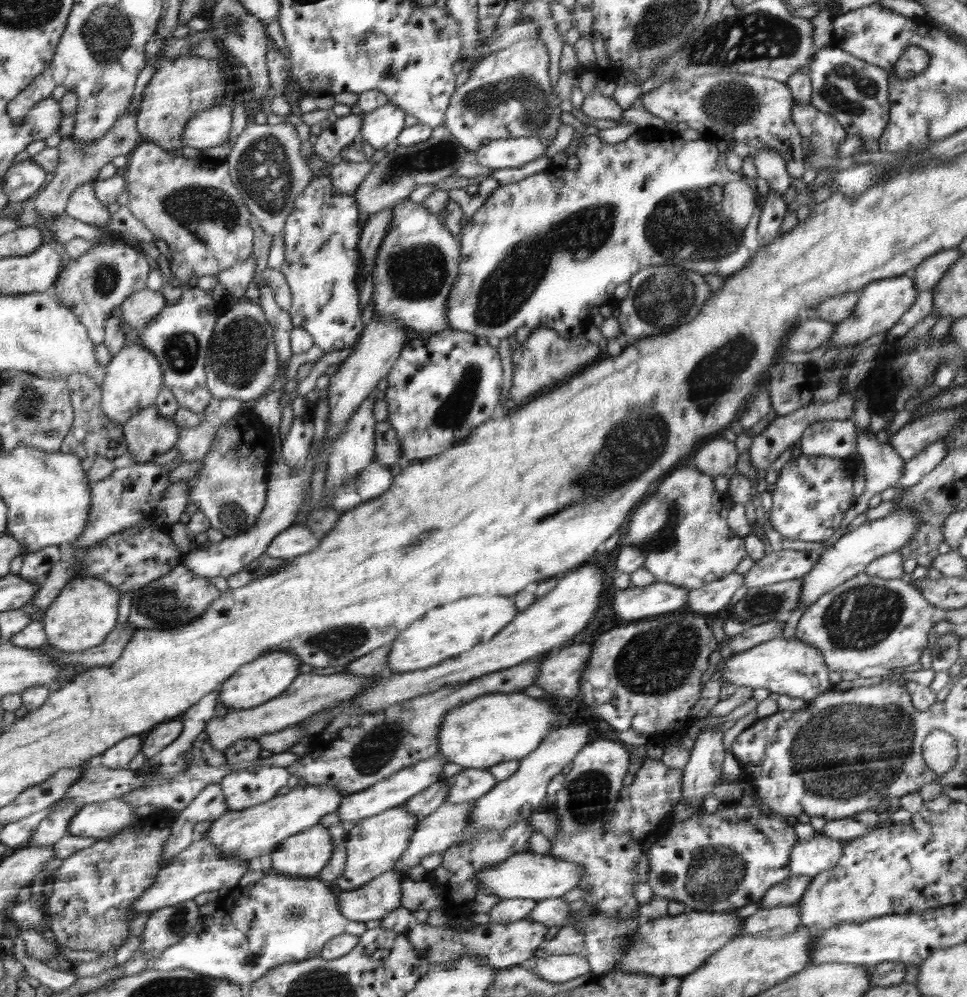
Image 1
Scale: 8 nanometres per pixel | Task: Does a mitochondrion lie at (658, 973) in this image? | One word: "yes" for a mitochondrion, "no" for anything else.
no

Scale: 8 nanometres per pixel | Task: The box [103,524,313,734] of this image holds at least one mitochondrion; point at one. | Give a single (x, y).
(162, 606)

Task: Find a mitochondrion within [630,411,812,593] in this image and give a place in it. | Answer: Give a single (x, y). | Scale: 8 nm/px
(664, 540)

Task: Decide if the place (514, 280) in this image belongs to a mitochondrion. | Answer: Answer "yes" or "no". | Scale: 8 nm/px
yes

